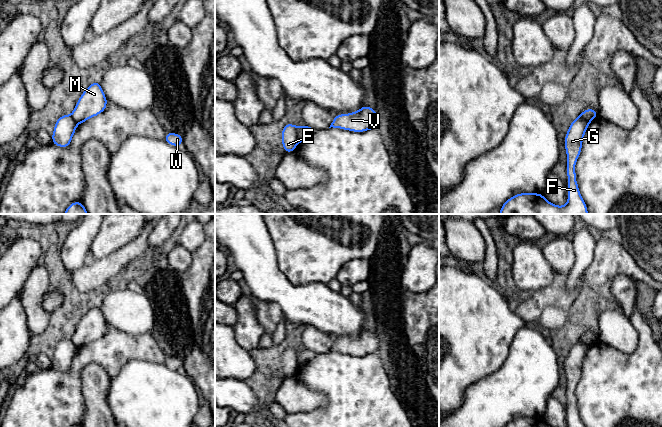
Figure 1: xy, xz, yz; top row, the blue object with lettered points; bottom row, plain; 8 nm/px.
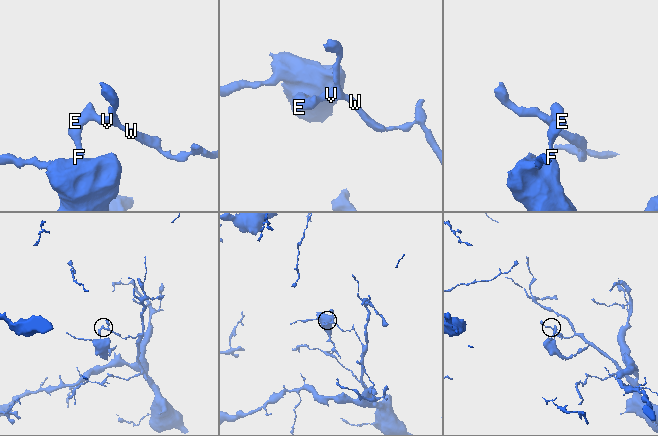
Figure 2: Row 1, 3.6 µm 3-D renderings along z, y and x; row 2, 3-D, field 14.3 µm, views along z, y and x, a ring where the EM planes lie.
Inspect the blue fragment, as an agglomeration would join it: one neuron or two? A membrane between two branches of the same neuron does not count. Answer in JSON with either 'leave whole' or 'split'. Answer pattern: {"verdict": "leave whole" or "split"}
{"verdict": "split"}

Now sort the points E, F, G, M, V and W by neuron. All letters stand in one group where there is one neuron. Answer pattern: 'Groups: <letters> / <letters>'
Groups: E F G / M V W

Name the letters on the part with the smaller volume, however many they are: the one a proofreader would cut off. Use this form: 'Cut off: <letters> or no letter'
Cut off: E, F, G

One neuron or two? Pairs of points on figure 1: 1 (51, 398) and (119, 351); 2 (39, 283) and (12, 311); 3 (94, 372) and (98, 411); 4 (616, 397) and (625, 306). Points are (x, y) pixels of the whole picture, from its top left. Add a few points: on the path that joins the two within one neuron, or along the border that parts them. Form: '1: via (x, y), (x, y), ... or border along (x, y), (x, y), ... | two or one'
1: via (69, 380), (76, 368), (92, 352), (101, 352) | one
2: border along (19, 294), (27, 324) | two
3: via (95, 382), (95, 401) | one
4: border along (634, 309), (629, 318) | two

